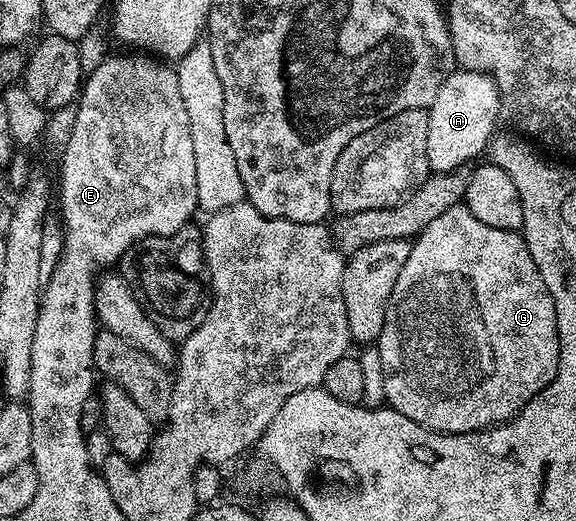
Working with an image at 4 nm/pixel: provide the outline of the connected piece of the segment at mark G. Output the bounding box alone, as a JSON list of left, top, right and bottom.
[378,203,560,433]

